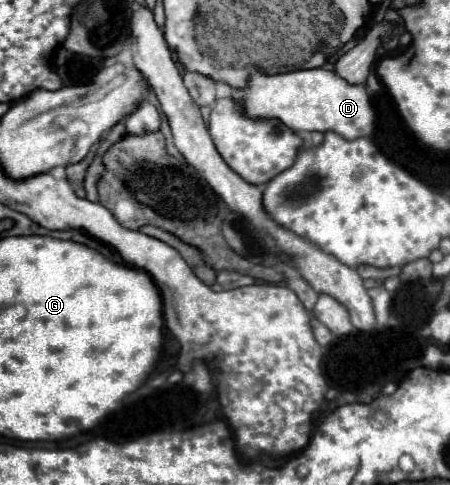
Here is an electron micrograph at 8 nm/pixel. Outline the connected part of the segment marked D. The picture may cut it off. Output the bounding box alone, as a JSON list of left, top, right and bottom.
[233,70,375,140]

